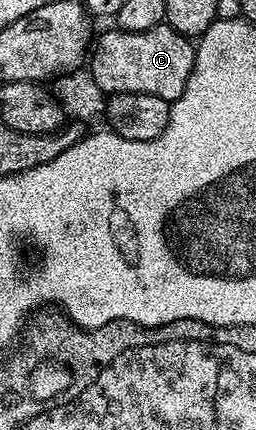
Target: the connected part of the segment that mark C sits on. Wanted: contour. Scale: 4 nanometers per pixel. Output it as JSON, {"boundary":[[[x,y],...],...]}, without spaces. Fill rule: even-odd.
{"boundary":[[[168,23],[134,33],[110,27],[98,41],[96,38],[92,42],[87,69],[105,95],[146,93],[159,95],[159,99],[172,103],[181,98],[191,79],[194,52],[194,42],[174,31]]]}

